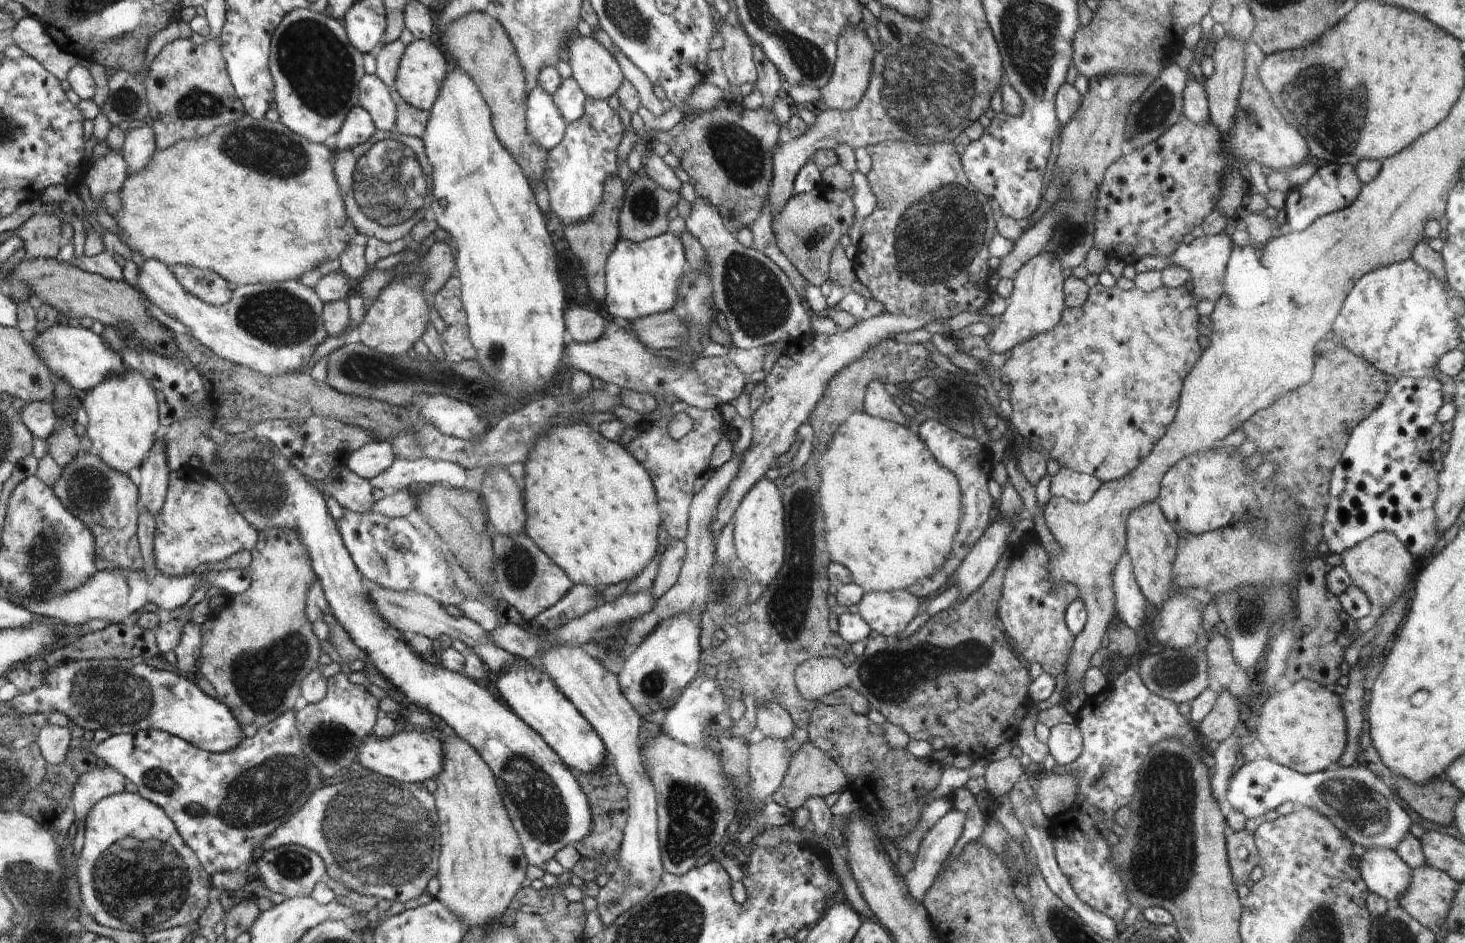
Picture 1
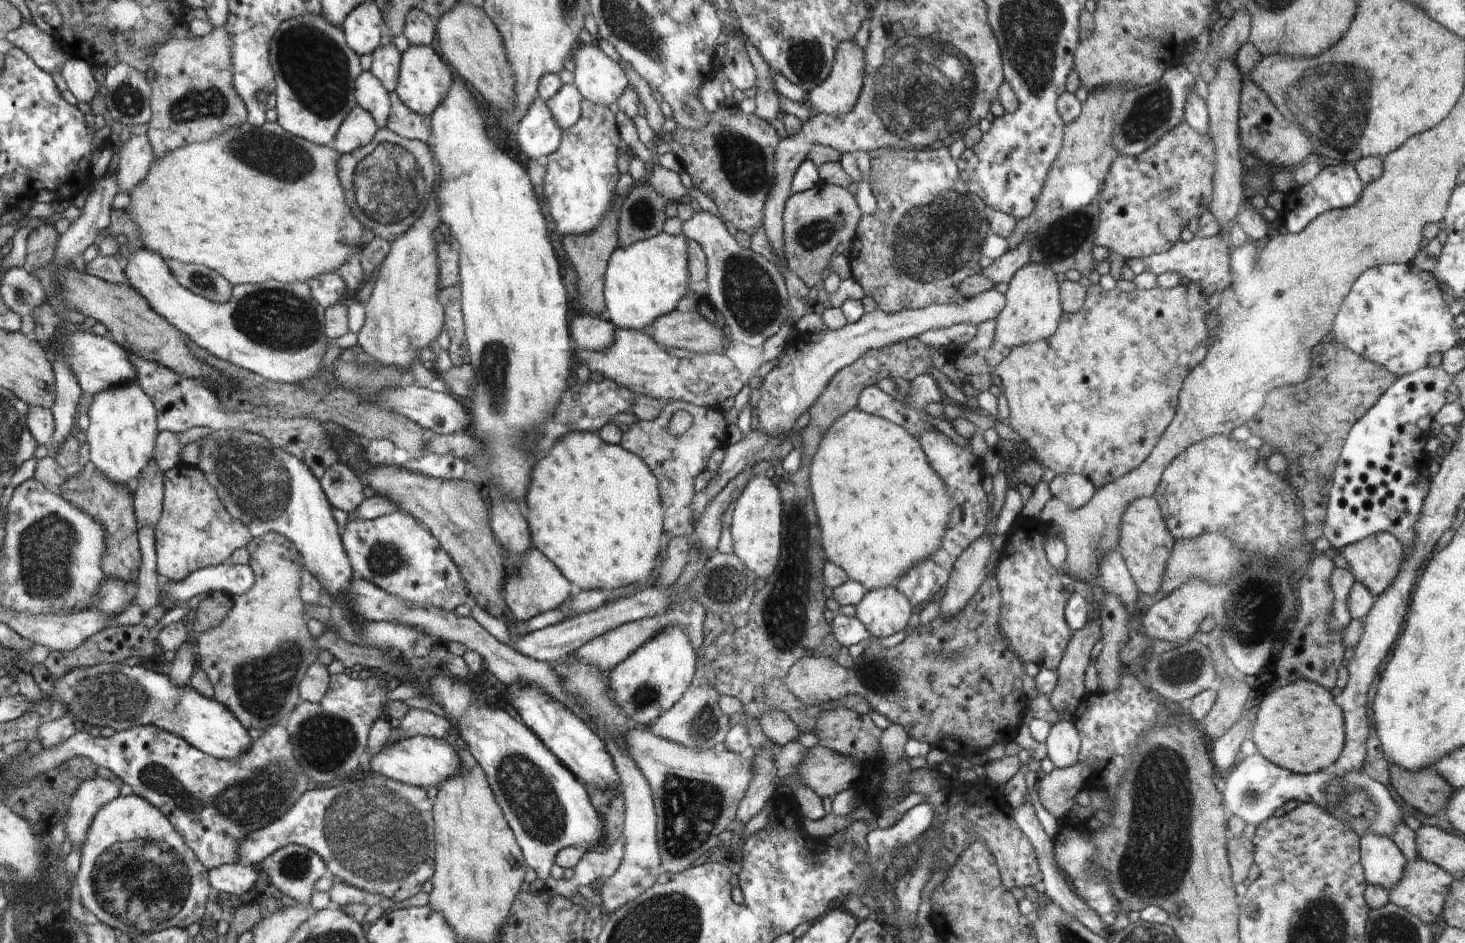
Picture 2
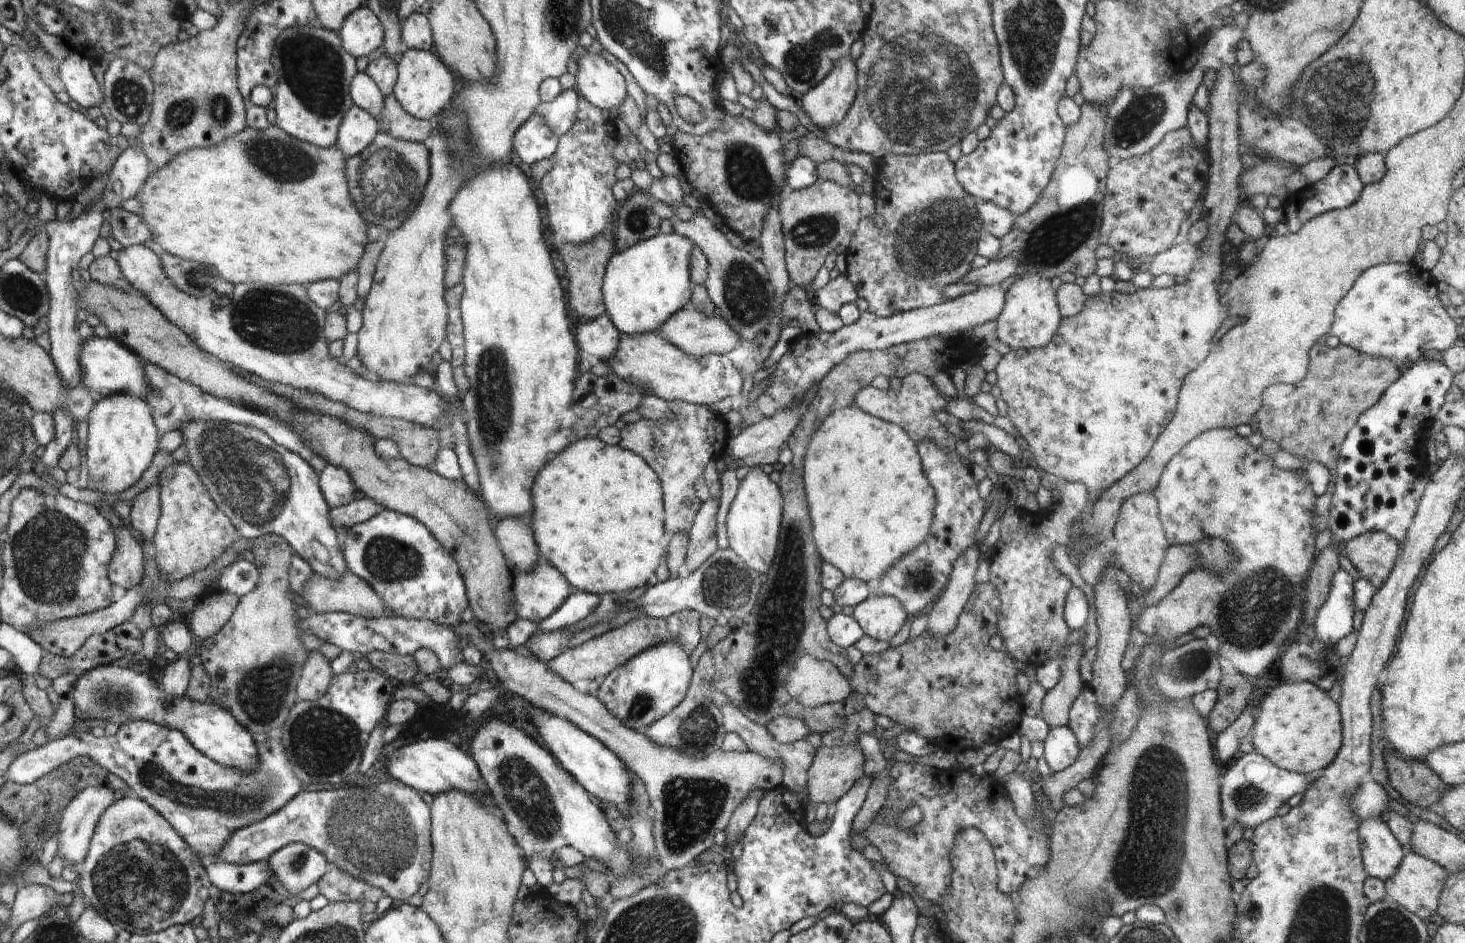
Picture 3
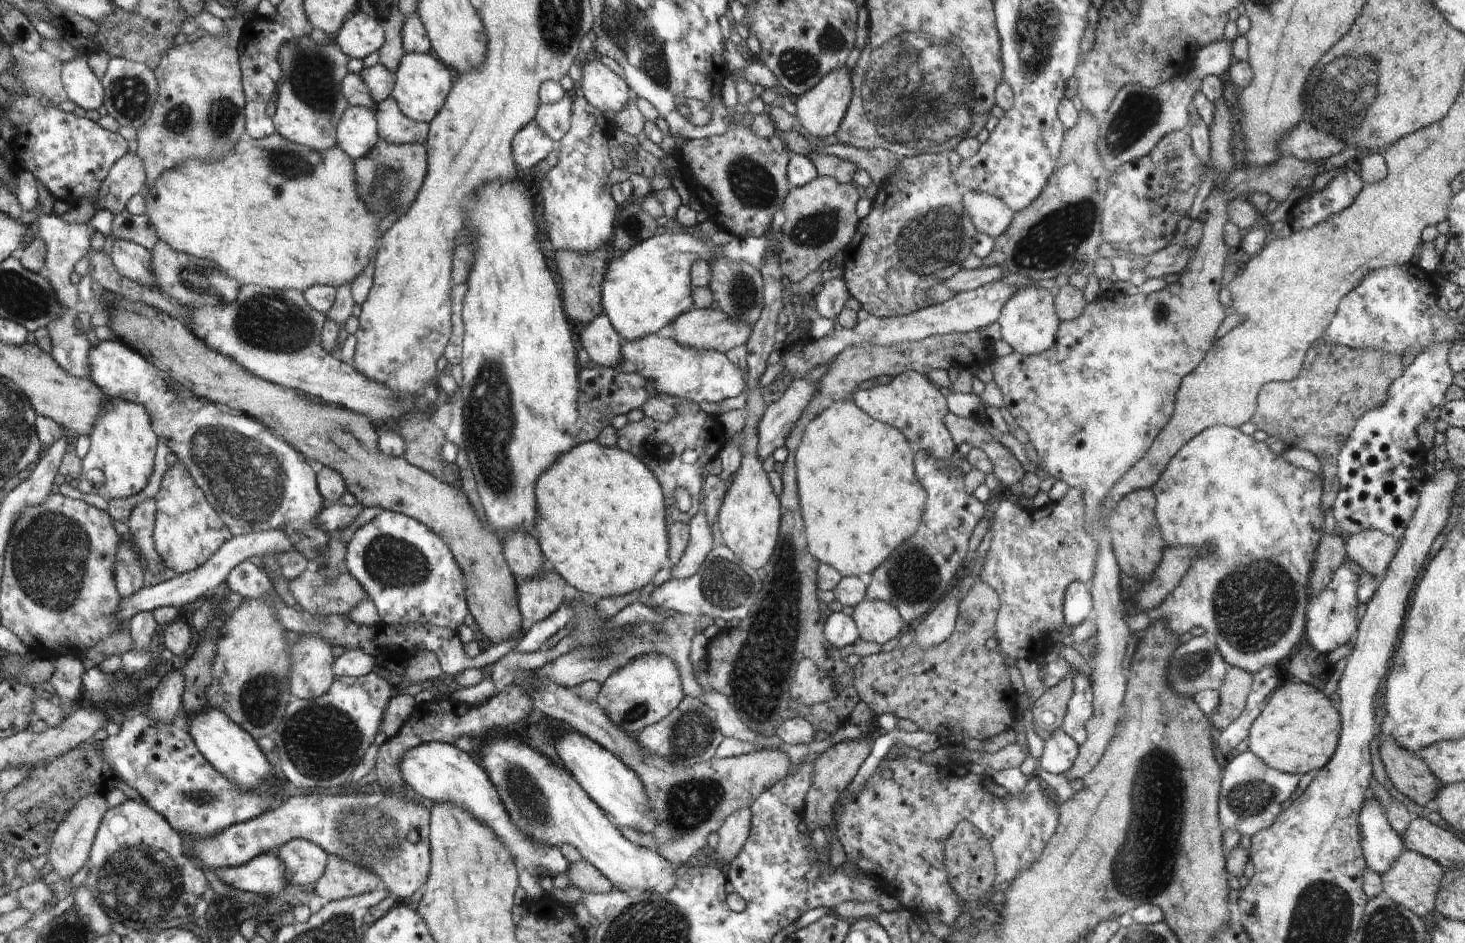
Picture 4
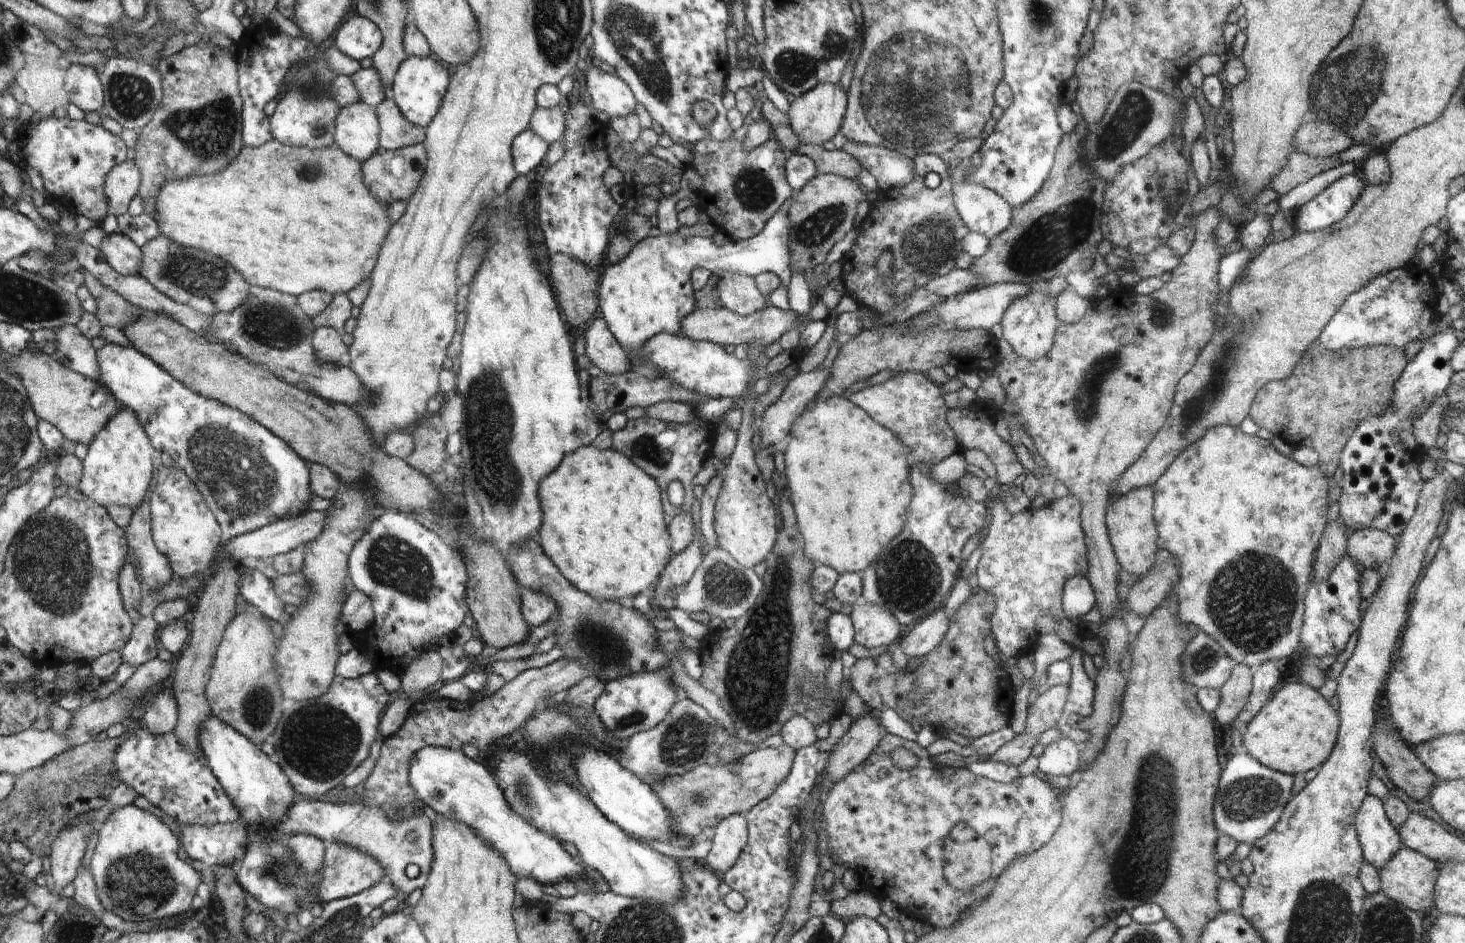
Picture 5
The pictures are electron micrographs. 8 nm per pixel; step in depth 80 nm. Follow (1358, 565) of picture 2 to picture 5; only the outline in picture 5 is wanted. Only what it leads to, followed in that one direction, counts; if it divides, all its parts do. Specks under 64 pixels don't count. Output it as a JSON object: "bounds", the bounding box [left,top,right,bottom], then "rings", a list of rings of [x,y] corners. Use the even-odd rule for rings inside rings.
{"bounds":[1347,528,1397,569],"rings":[[[1363,528],[1348,533],[1347,555],[1365,569],[1384,568],[1394,556],[1397,538],[1380,529]]]}

